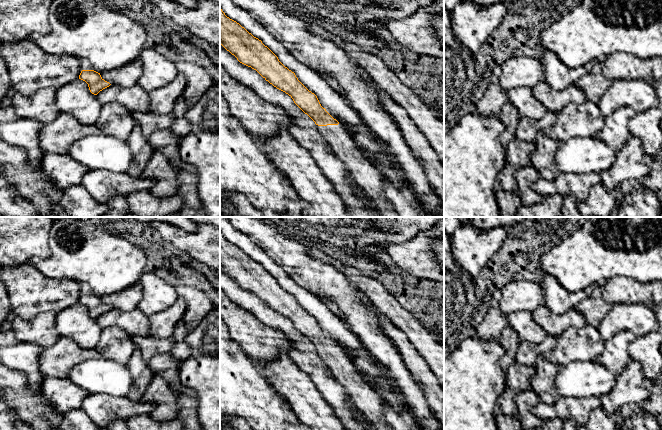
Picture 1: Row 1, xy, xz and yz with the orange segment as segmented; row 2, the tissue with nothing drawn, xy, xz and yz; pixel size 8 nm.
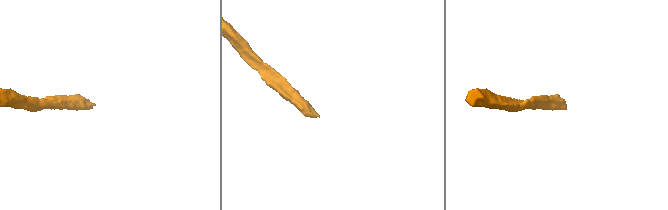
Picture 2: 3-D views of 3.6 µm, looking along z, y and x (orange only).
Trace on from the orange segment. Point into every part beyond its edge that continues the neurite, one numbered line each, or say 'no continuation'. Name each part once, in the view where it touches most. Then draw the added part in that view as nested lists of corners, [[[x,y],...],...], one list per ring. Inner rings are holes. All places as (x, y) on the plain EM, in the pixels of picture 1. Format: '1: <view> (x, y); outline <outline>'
1: xz (367, 400); outline [[[342,347],[317,350],[332,376],[348,391],[353,405],[362,412],[375,430],[393,430],[383,413],[383,397],[364,381]]]

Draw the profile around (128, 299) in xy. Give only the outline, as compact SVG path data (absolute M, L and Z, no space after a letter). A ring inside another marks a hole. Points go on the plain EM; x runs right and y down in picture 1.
M136 283L122 291L106 294L100 299L111 309L128 312L138 307L142 294L141 284Z

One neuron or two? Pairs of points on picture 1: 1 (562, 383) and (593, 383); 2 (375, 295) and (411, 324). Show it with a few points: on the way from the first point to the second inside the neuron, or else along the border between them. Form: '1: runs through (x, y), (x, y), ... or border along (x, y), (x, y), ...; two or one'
1: runs through (570, 382), (585, 382); one
2: runs through (384, 300), (402, 318); one

